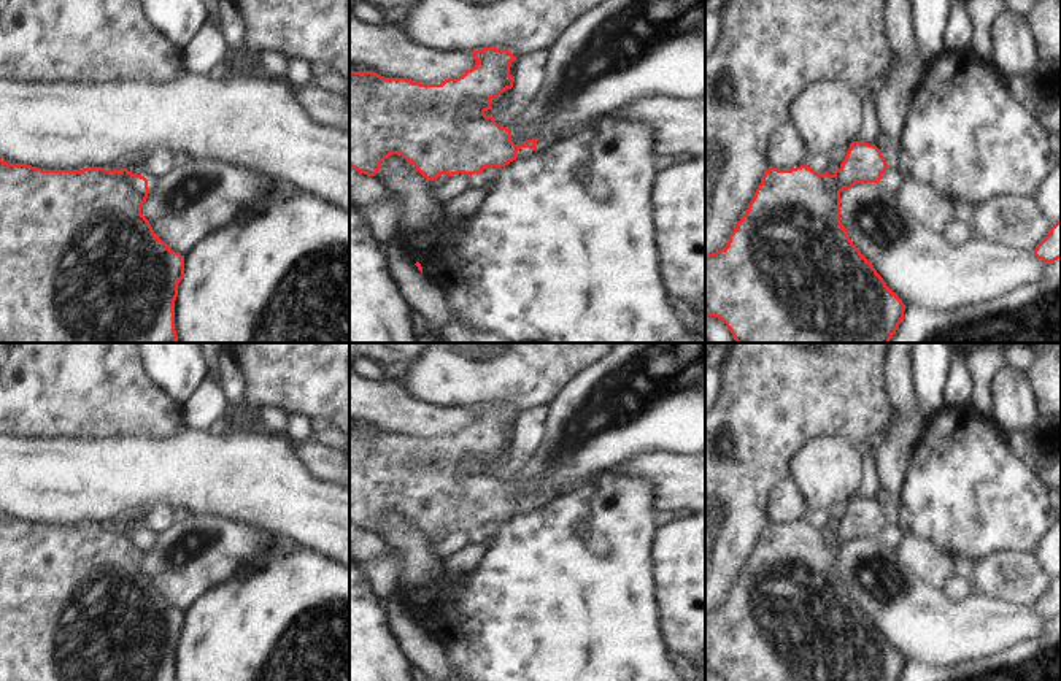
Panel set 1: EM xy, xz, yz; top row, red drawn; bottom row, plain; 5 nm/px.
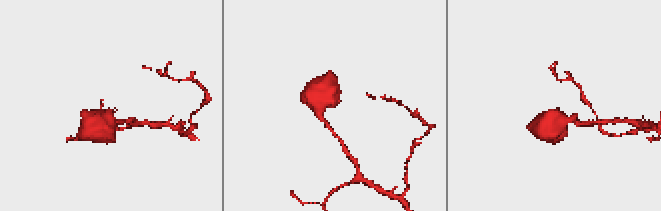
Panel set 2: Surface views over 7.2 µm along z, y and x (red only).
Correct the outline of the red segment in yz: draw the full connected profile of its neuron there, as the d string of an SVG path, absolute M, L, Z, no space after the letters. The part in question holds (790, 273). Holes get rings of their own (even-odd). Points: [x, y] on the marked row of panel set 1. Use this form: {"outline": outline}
{"outline": "M853 141L850 144L843 162L832 175L828 171L816 173L807 164L791 170L769 167L761 178L761 184L758 186L747 213L729 235L726 248L705 256L705 314L723 321L737 343L889 343L904 319L907 306L853 244L847 229L840 222L840 192L843 189L851 189L858 183L880 183L886 168L888 164L882 156L882 151L875 144L862 141Z"}

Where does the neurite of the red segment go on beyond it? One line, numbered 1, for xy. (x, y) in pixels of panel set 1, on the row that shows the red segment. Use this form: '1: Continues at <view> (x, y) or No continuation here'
1: No continuation here.

